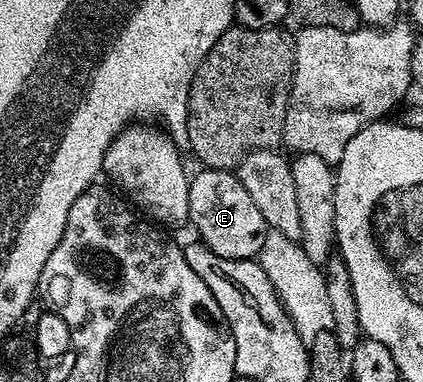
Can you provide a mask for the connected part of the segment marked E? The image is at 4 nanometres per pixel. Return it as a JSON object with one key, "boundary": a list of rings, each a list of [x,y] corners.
{"boundary":[[[207,168],[197,169],[197,174],[191,175],[188,187],[190,188],[190,212],[188,222],[196,225],[199,241],[208,246],[223,258],[247,258],[255,259],[259,255],[262,244],[266,241],[269,228],[266,220],[262,220],[262,212],[254,205],[254,200],[246,188],[242,188],[239,178],[235,173],[227,170],[210,170]]]}

